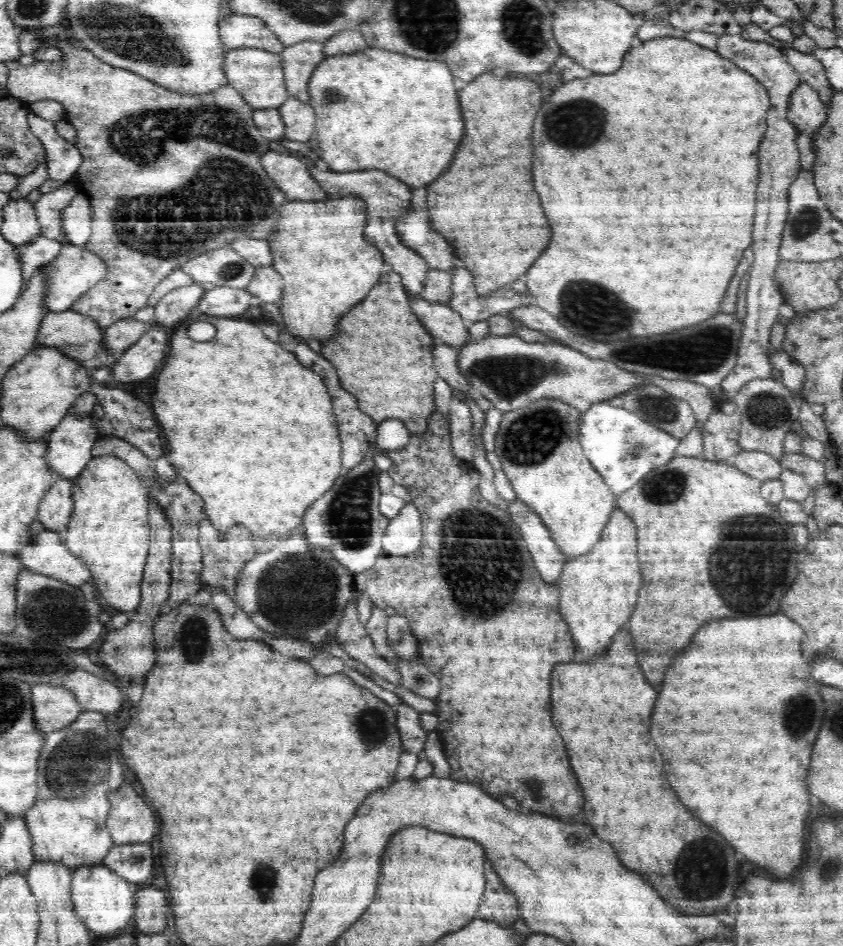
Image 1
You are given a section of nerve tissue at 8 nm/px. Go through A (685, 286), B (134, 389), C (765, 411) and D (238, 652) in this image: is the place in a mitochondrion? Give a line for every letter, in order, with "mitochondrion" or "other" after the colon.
A: other
B: other
C: mitochondrion
D: other

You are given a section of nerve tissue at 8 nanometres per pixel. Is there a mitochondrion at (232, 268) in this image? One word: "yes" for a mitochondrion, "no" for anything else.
yes

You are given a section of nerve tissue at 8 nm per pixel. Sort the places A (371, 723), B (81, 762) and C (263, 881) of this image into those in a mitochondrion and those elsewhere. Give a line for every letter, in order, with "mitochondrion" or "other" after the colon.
A: mitochondrion
B: mitochondrion
C: mitochondrion

